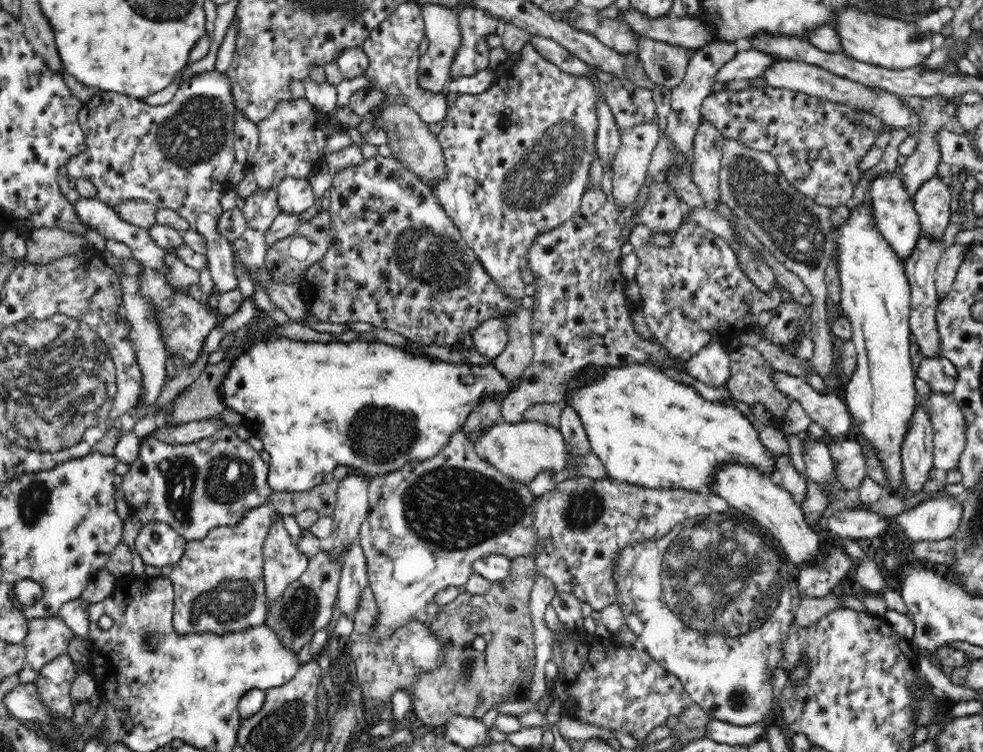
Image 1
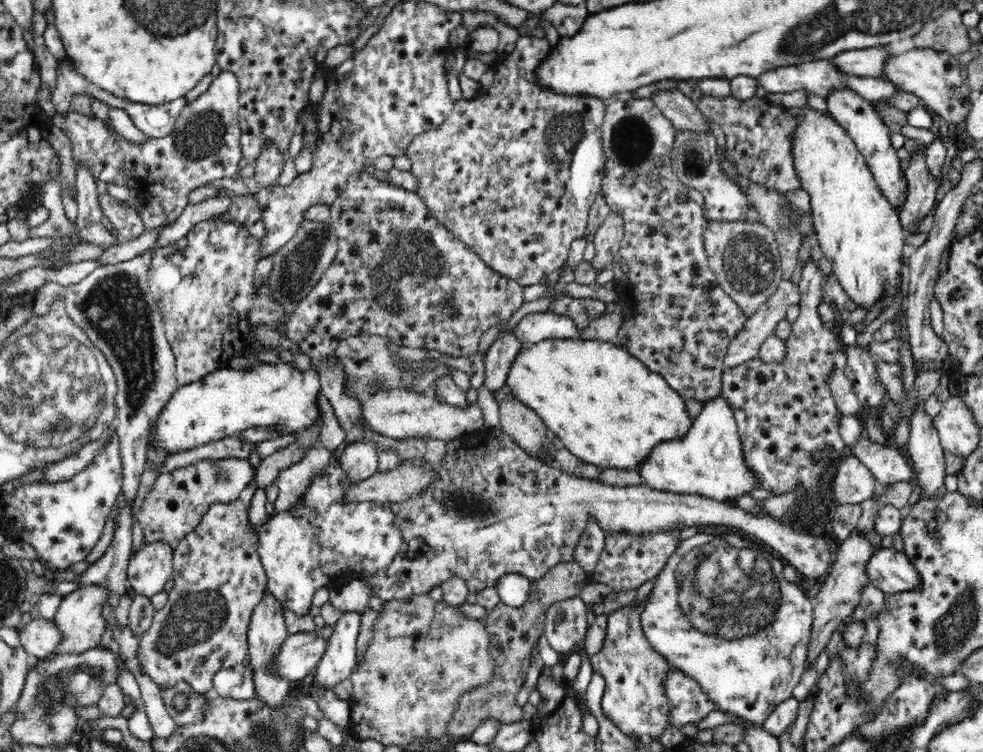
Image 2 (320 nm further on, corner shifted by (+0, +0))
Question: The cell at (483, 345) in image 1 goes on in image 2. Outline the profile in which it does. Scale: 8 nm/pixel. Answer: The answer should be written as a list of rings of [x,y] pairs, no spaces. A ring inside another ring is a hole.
[[[547,310],[525,315],[512,331],[523,345],[533,345],[550,339],[579,338],[582,329],[570,317]]]

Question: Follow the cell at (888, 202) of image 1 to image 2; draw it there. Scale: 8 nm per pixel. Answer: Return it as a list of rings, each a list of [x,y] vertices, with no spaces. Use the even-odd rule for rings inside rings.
[[[848,87],[836,89],[825,99],[833,121],[846,129],[850,138],[855,142],[857,149],[862,153],[864,159],[866,159],[866,164],[870,171],[872,171],[878,187],[880,187],[884,196],[890,201],[892,207],[899,212],[899,208],[906,200],[907,180],[905,173],[900,169],[901,160],[896,155],[896,148],[892,146],[890,129],[884,125],[881,116],[875,111],[874,104],[866,101],[865,98],[862,98],[854,90],[848,89]]]

